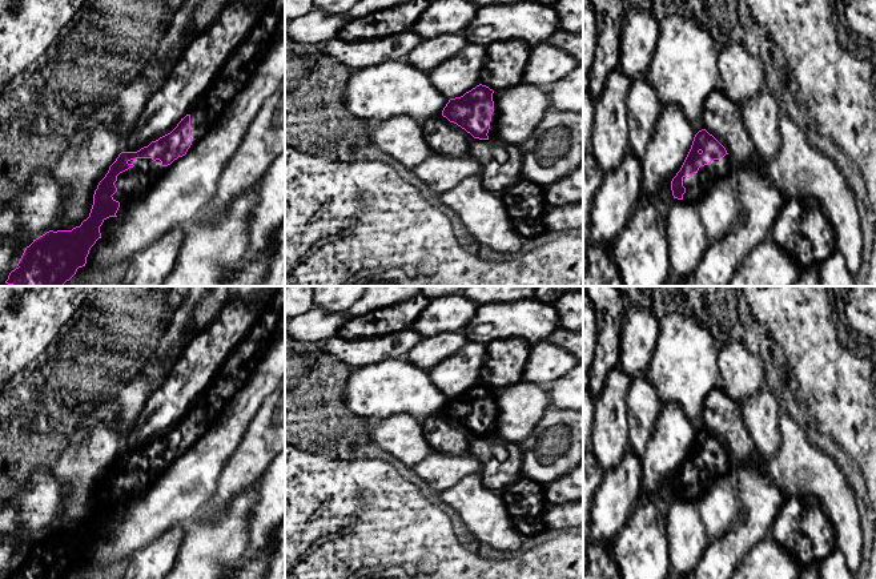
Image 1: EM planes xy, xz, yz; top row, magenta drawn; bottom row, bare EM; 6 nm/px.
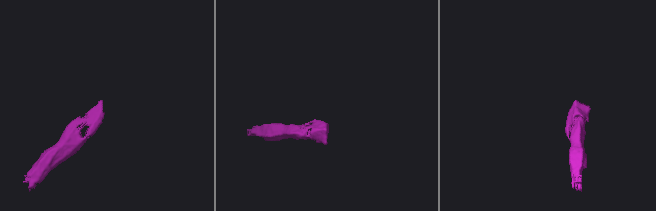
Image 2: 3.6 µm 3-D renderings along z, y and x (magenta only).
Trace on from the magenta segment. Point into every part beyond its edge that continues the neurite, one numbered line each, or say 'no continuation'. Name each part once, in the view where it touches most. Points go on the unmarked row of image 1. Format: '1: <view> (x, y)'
1: xy (133, 482)

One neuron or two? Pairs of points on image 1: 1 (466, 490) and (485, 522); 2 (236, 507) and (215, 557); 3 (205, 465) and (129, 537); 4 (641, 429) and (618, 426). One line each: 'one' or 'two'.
1: one
2: one
3: one
4: two

